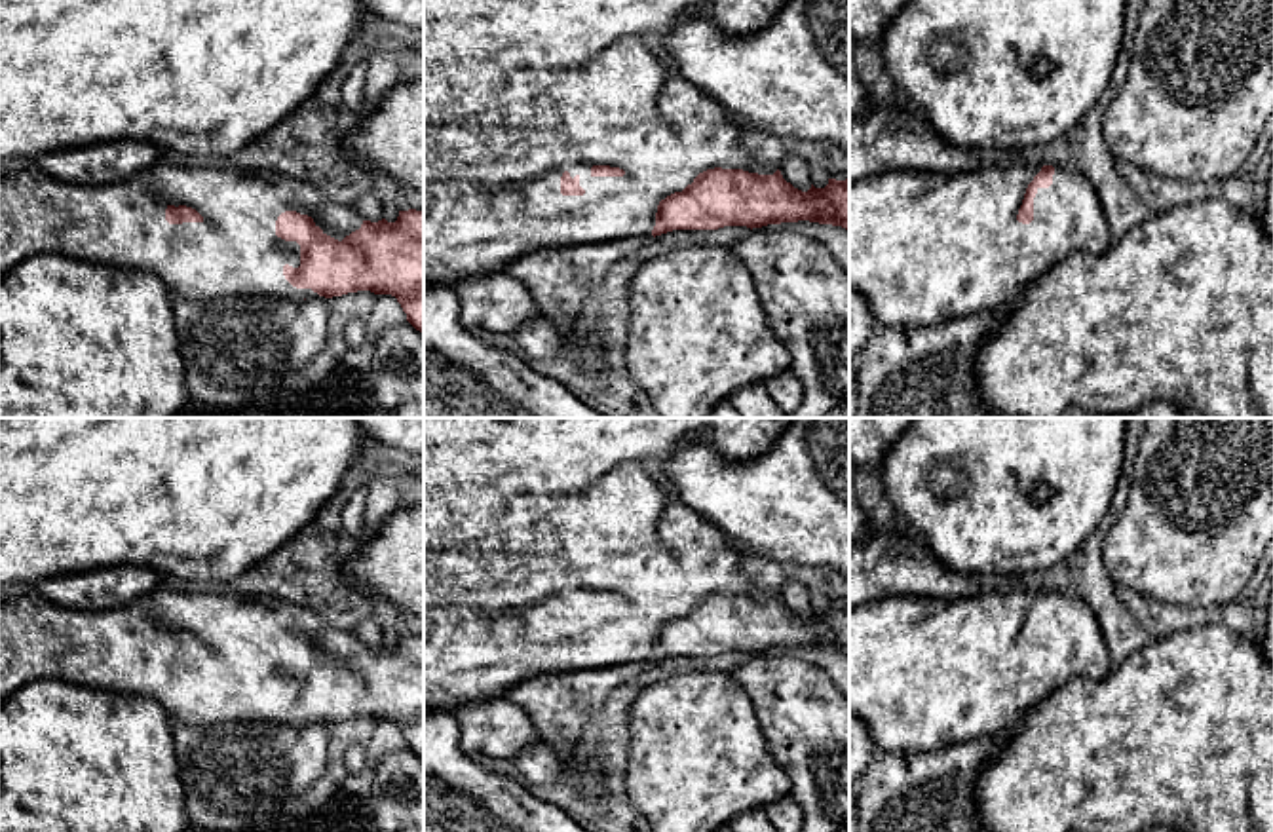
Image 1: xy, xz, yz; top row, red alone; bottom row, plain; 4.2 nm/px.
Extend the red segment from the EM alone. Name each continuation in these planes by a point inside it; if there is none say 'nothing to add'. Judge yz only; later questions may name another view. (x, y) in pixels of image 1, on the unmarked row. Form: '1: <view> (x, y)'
1: yz (924, 673)

